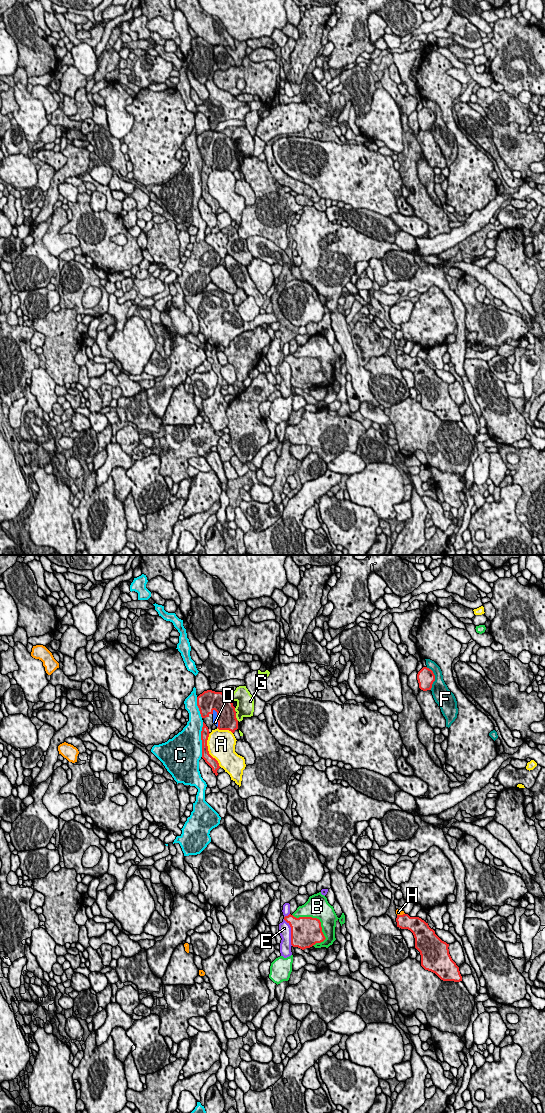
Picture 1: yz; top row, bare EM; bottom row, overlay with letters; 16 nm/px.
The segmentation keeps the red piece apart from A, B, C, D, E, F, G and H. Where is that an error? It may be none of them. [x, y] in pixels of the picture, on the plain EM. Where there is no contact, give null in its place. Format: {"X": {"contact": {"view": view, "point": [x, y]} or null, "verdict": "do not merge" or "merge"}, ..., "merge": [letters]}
{"A": {"contact": {"view": "yz", "point": [207, 190]}, "verdict": "do not merge"}, "B": {"contact": {"view": "yz", "point": [315, 358]}, "verdict": "do not merge"}, "C": {"contact": {"view": "yz", "point": [201, 179]}, "verdict": "do not merge"}, "D": {"contact": {"view": "yz", "point": [217, 158]}, "verdict": "merge"}, "E": {"contact": {"view": "yz", "point": [291, 372]}, "verdict": "do not merge"}, "F": {"contact": {"view": "yz", "point": [434, 117]}, "verdict": "do not merge"}, "G": {"contact": {"view": "yz", "point": [235, 157]}, "verdict": "do not merge"}, "H": {"contact": {"view": "yz", "point": [400, 355]}, "verdict": "do not merge"}, "merge": ["D"]}

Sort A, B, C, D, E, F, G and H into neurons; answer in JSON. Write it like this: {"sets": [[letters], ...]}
{"sets": [["A"], ["B"], ["C"], ["D"], ["E"], ["F"], ["G"], ["H"]]}

